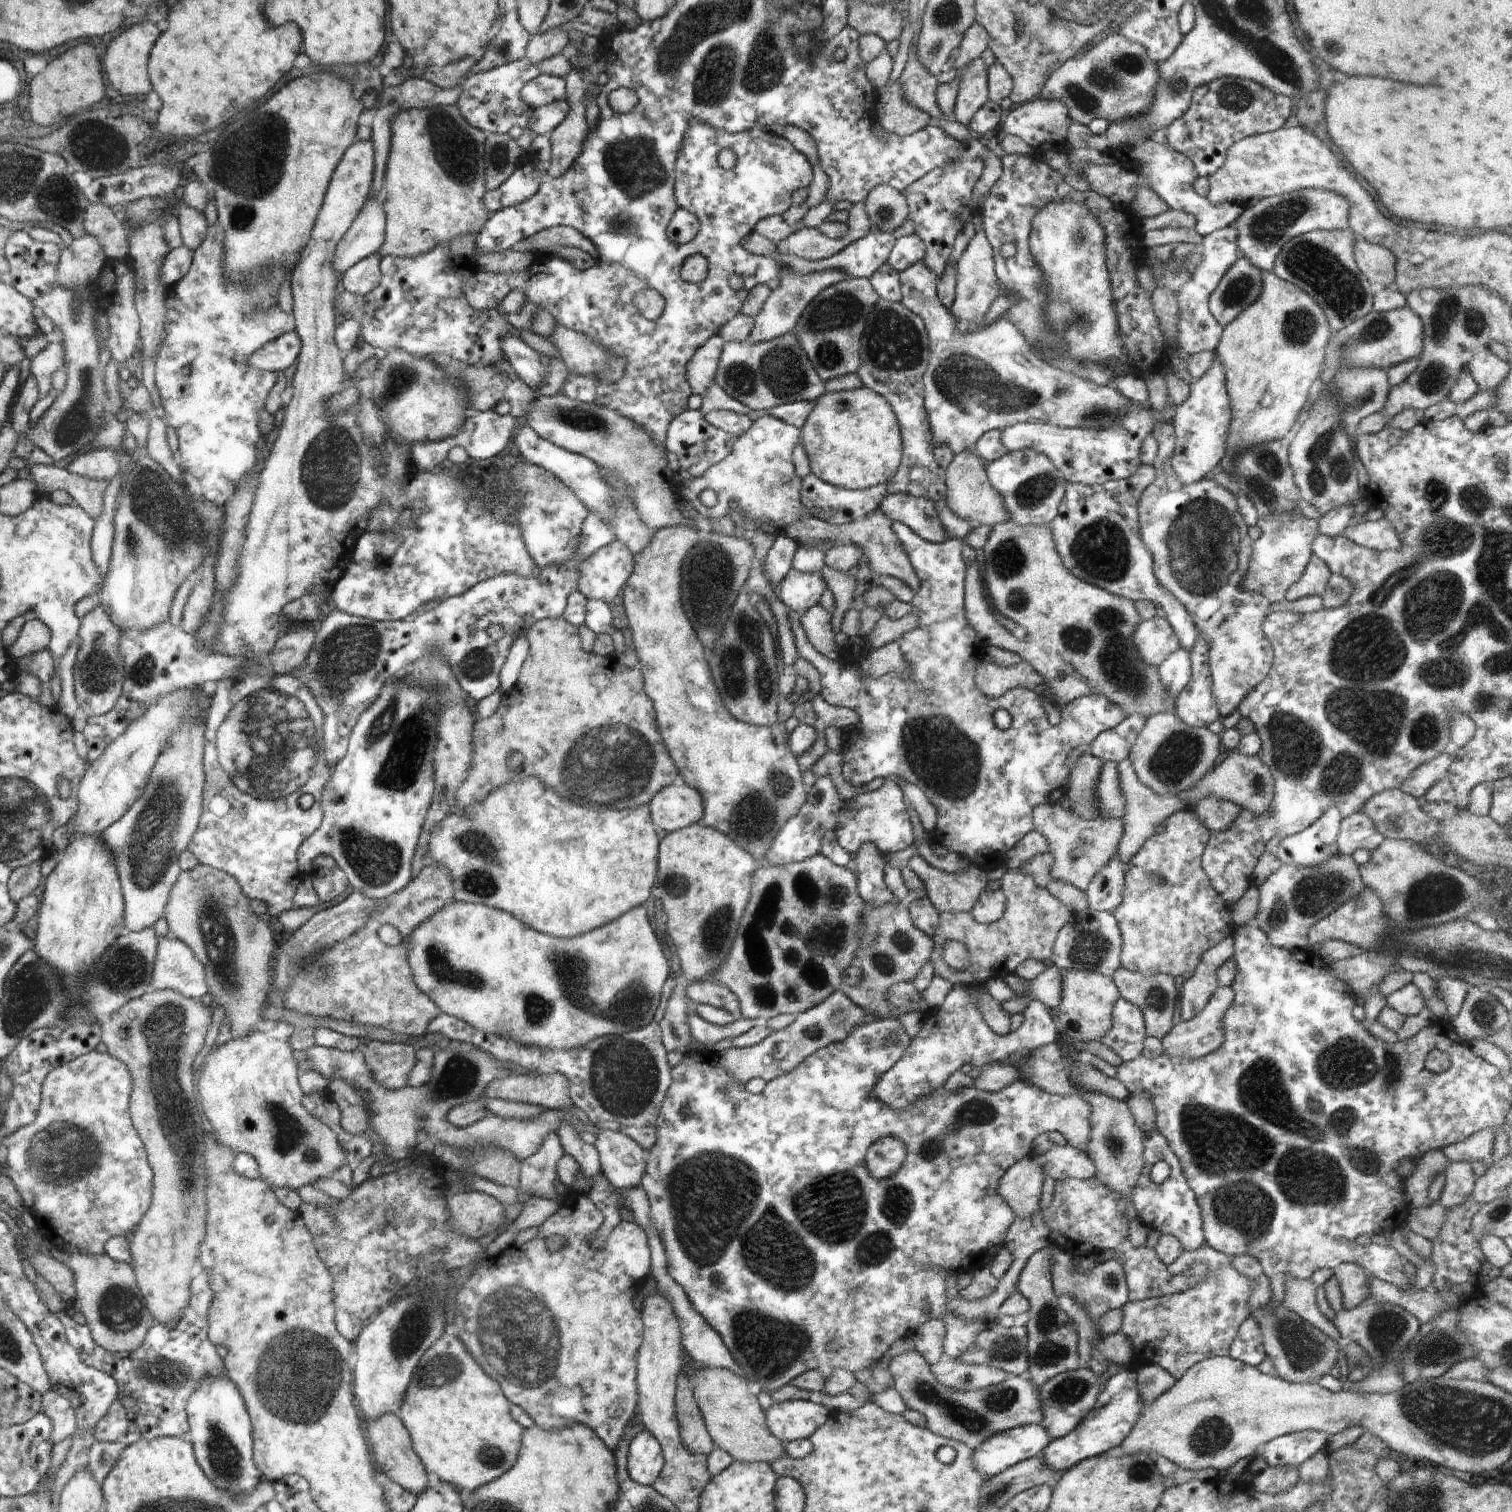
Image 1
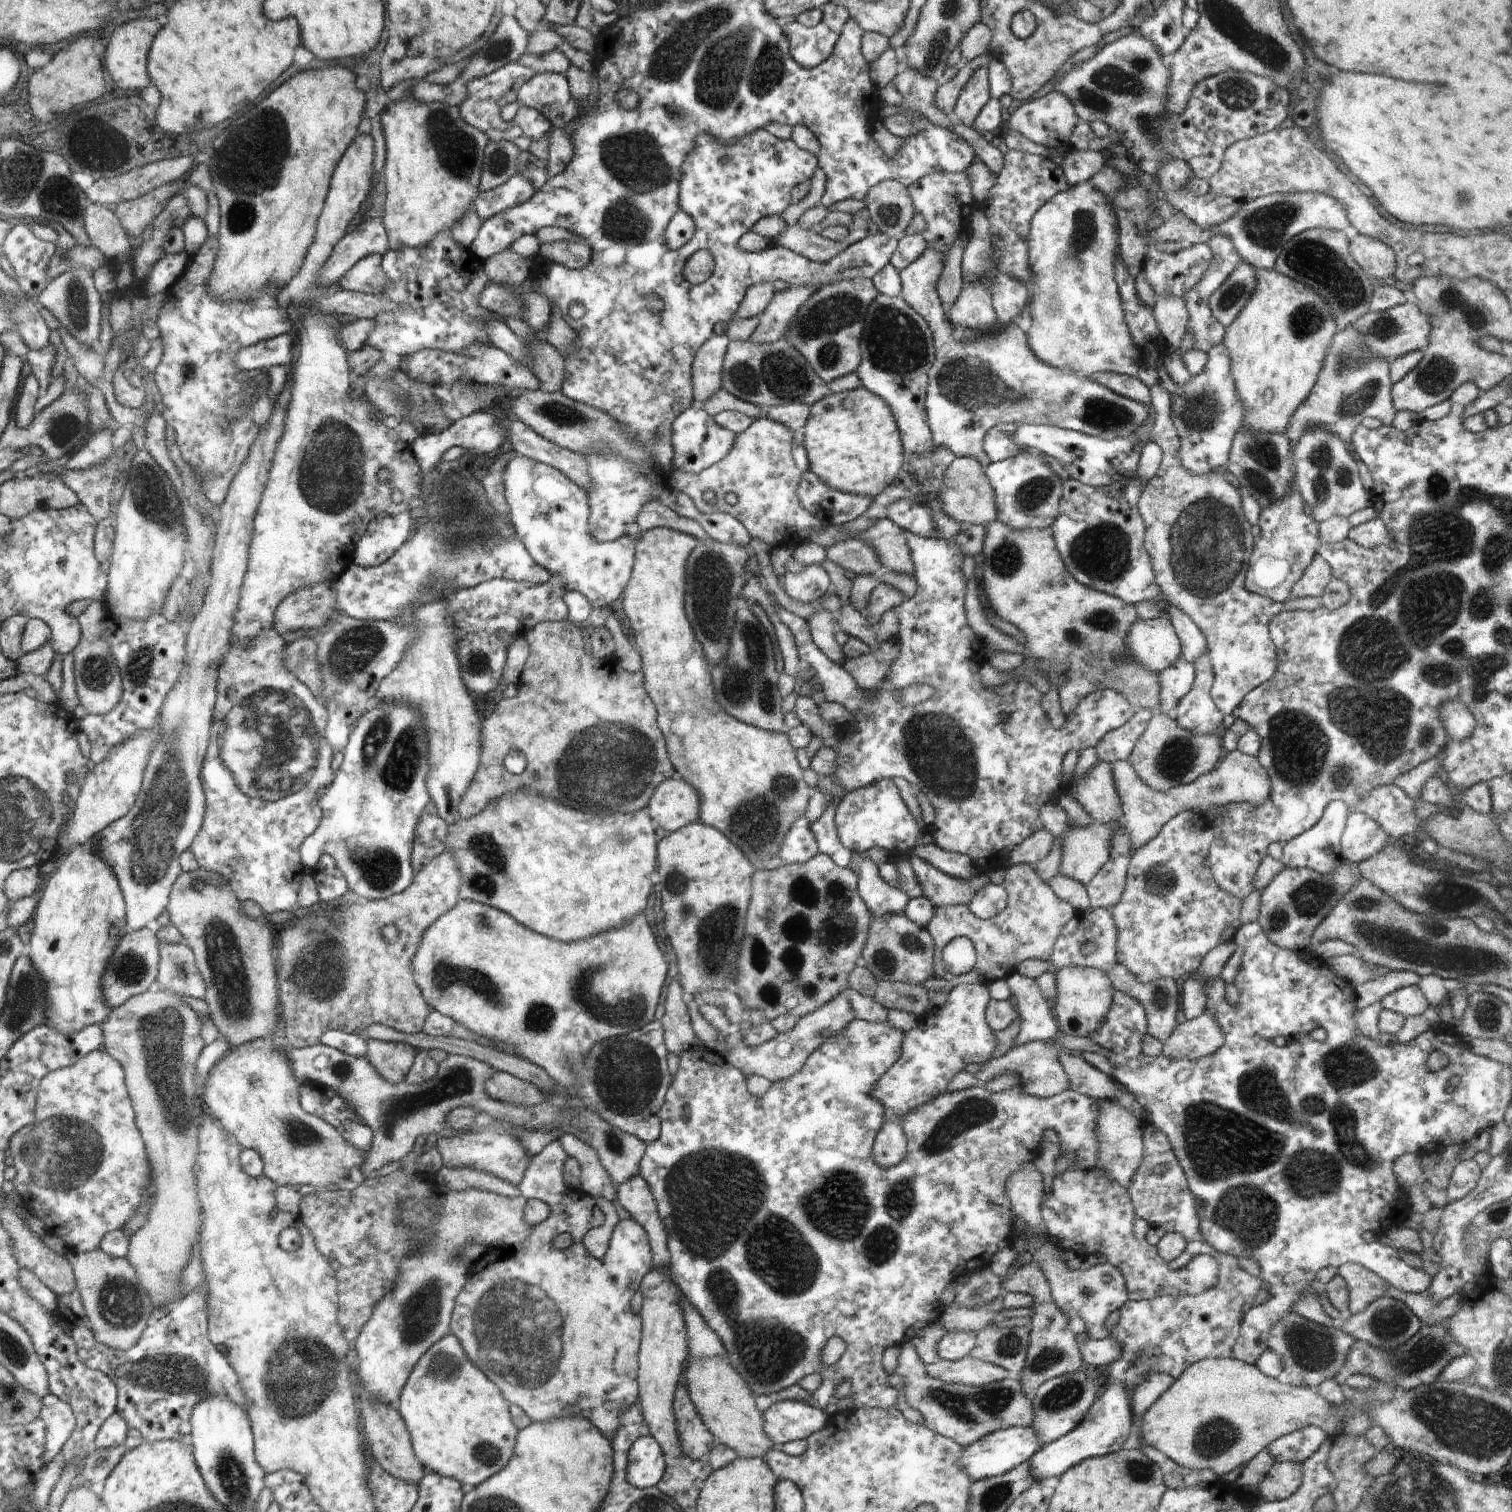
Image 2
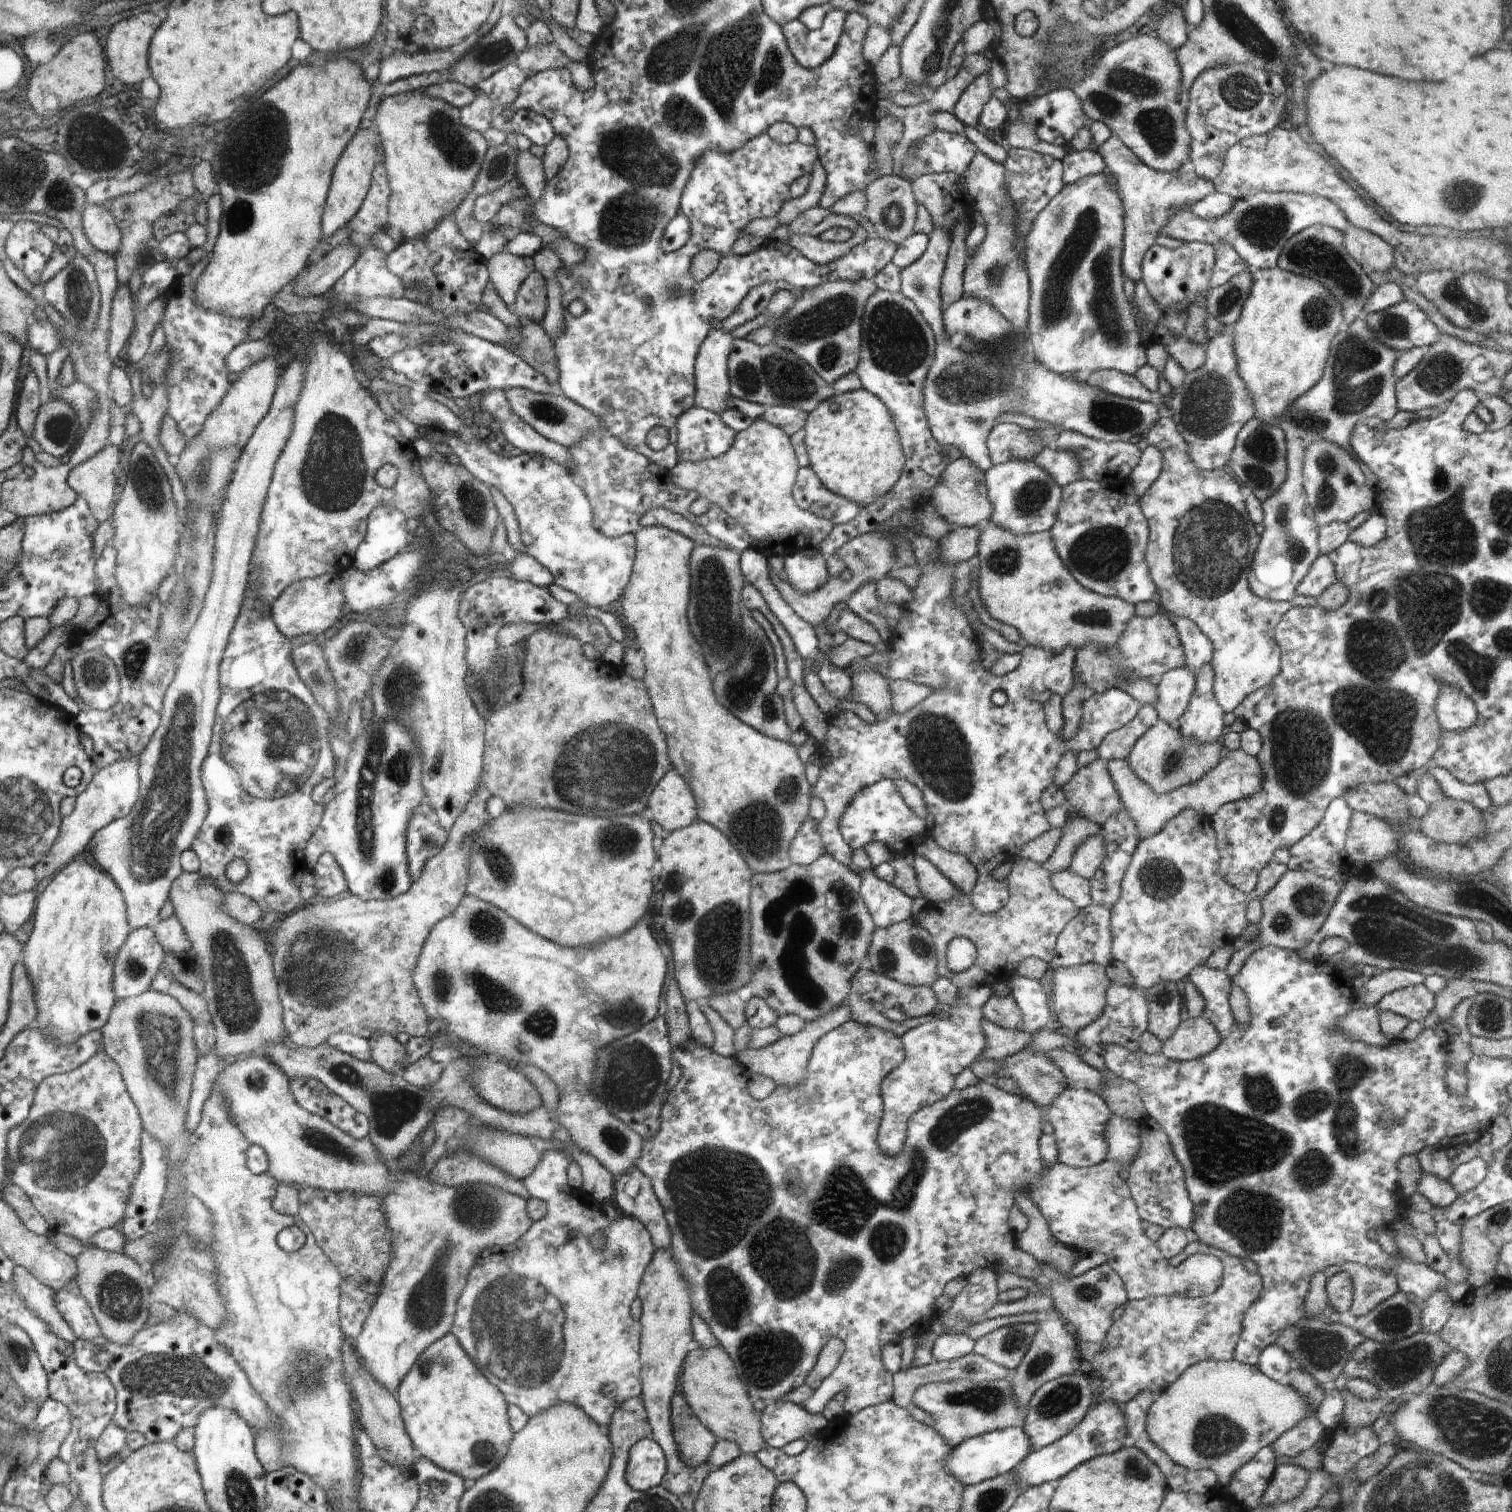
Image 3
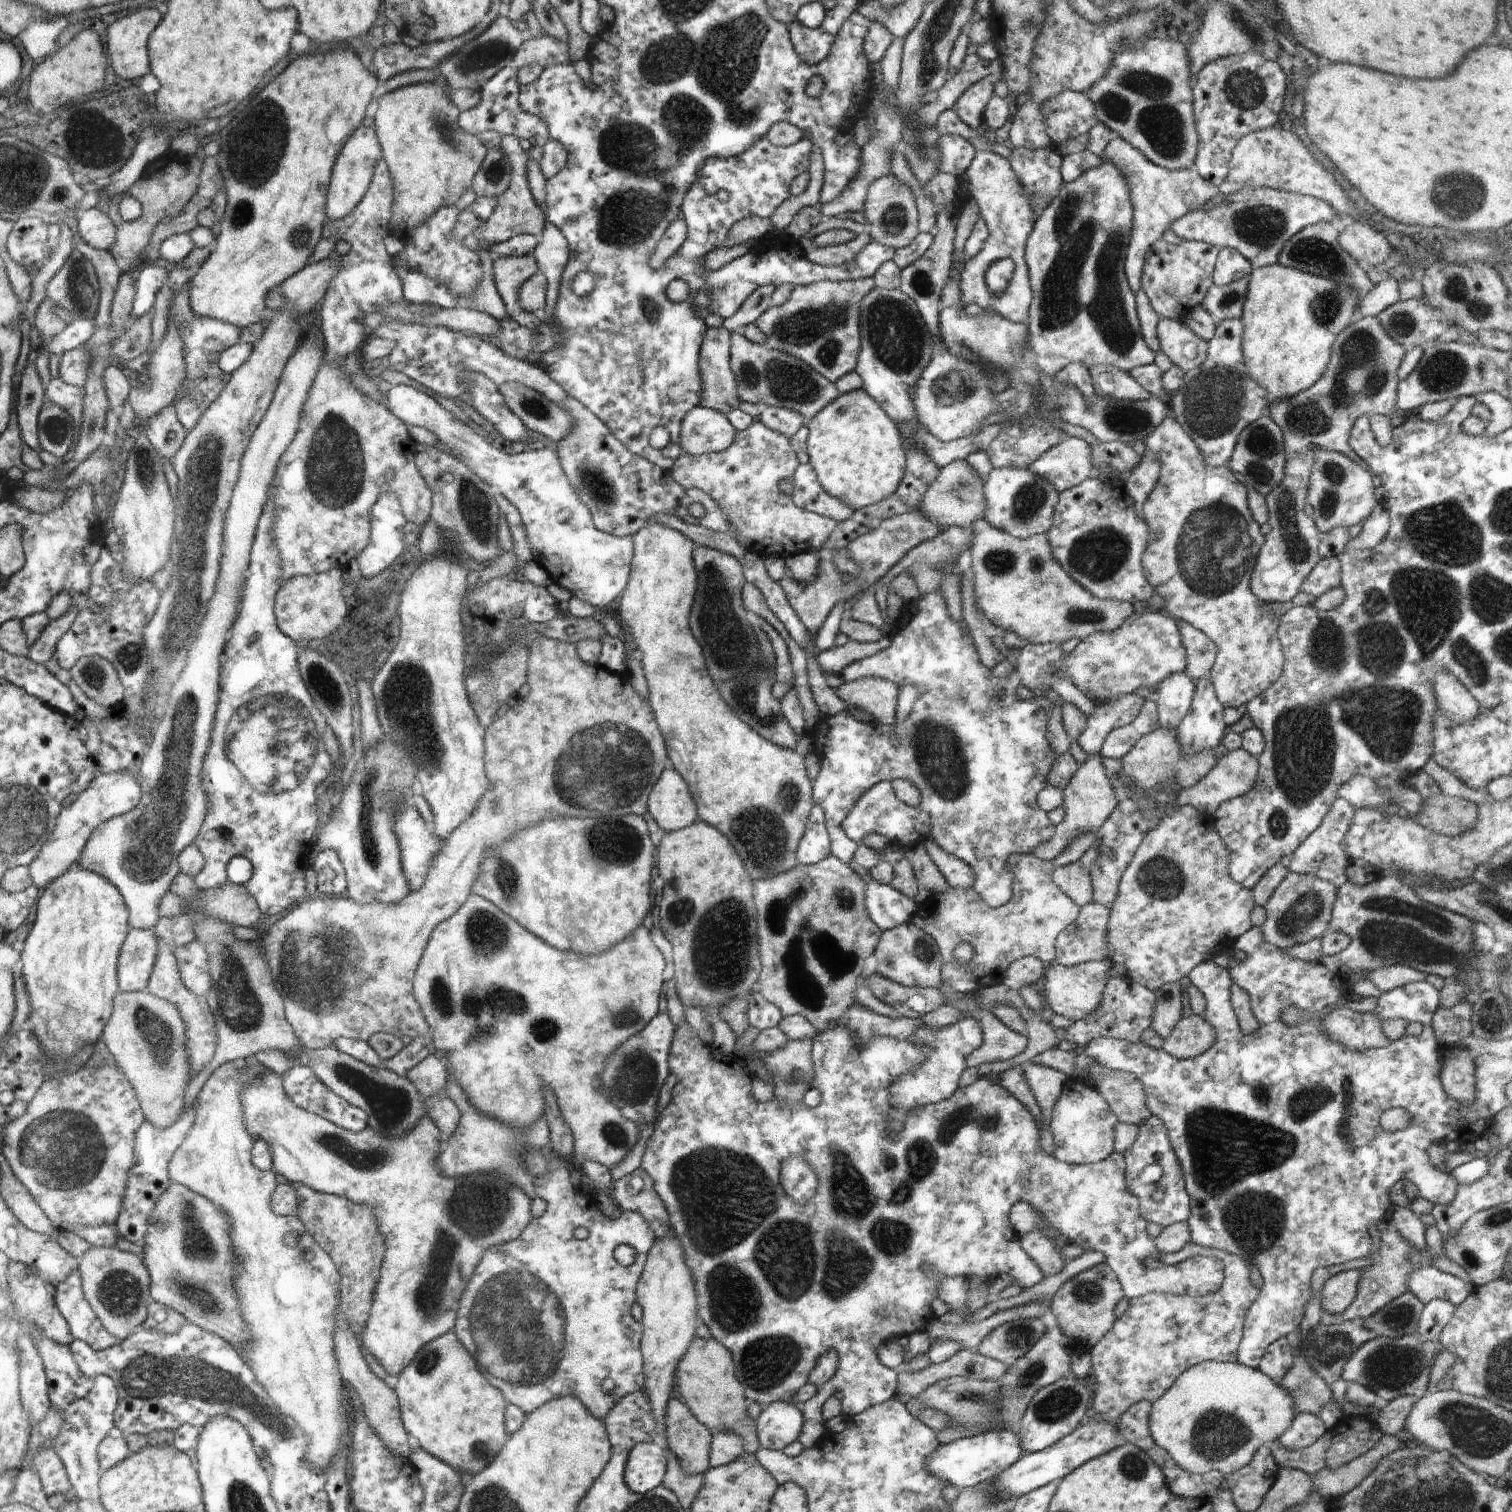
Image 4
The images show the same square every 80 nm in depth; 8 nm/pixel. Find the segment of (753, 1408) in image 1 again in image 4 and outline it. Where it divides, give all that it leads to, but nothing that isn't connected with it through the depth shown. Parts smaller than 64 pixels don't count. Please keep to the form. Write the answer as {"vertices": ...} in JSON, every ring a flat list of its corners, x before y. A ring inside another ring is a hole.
{"vertices":[[713,1337,695,1338,689,1348,689,1355,686,1354,679,1364,677,1377,677,1394,682,1396,702,1424,717,1431,725,1431,725,1428,736,1431,745,1442,745,1452,756,1454,760,1448,756,1423,746,1412,748,1399,744,1396,744,1387,737,1379,733,1356,721,1341]]}

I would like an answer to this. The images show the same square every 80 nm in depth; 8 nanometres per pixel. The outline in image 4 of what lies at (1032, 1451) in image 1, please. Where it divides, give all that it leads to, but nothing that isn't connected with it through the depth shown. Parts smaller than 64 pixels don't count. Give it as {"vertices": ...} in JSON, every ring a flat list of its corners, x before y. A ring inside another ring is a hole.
{"vertices":[[1008,1429,988,1430,957,1438,937,1446,925,1460,929,1473,952,1484,956,1489,973,1487,981,1481,992,1480,1022,1456,1021,1446,1015,1432]]}

